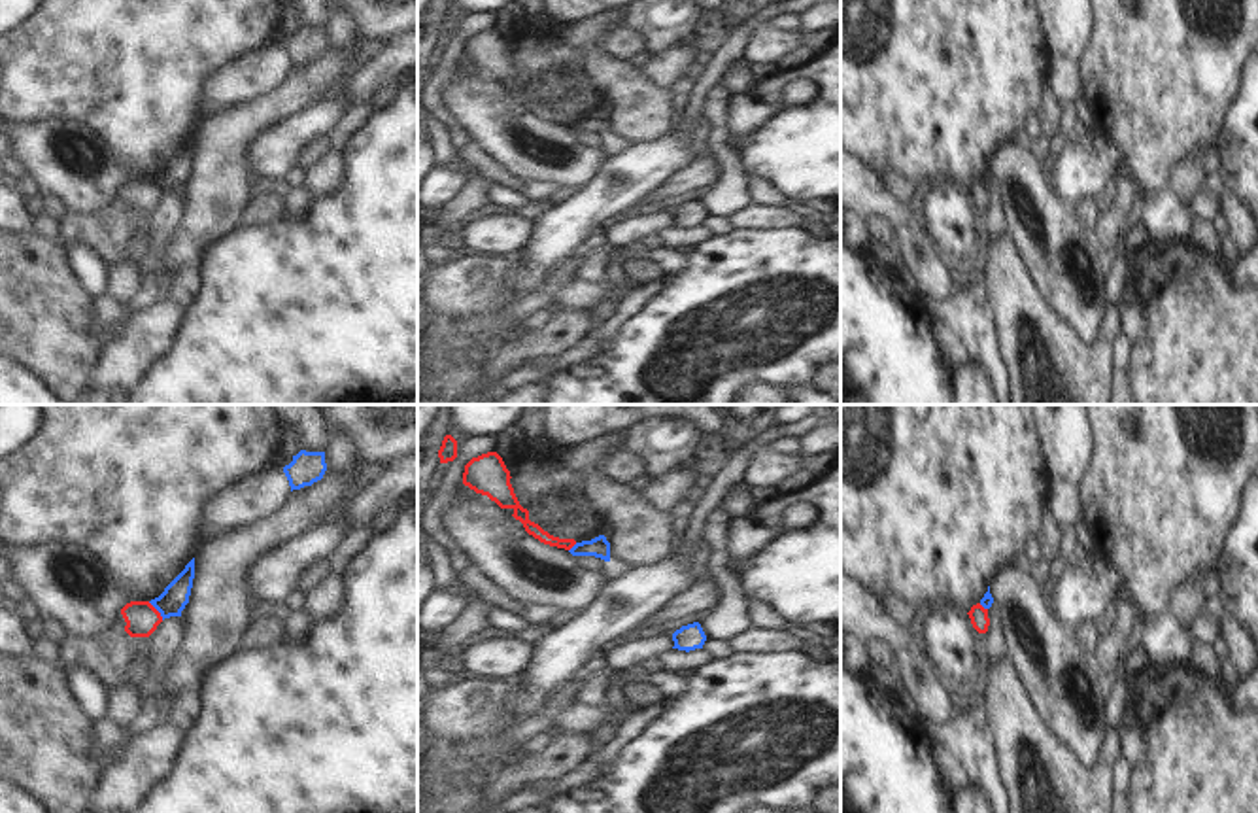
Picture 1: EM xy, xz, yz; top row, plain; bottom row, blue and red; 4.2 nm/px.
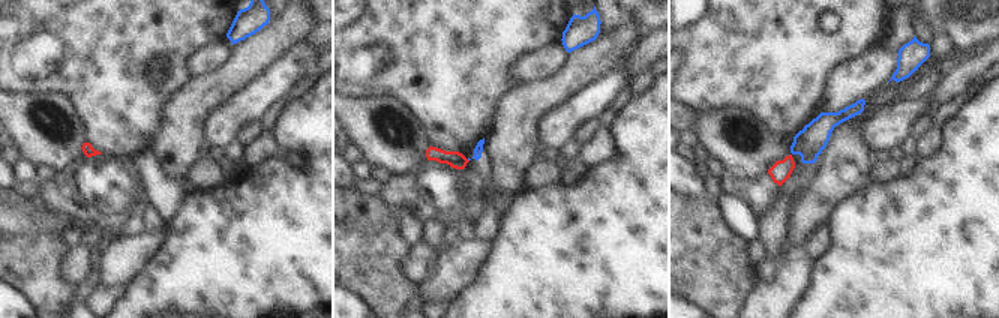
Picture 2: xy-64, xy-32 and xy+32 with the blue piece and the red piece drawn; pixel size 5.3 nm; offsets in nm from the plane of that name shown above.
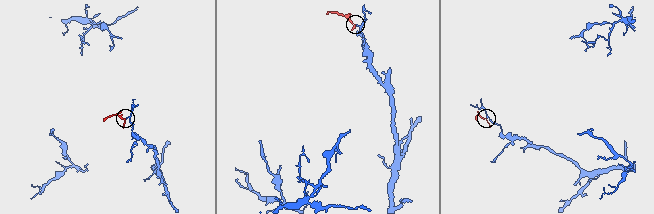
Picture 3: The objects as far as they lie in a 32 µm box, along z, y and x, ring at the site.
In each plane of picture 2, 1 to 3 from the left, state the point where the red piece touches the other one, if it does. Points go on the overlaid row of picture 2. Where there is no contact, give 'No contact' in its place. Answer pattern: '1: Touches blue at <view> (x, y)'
1: No contact
2: No contact
3: No contact

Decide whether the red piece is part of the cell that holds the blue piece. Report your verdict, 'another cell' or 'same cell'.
another cell

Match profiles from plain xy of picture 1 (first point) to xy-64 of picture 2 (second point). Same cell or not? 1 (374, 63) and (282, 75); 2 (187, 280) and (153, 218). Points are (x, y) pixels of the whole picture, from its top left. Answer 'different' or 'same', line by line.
1: different
2: same

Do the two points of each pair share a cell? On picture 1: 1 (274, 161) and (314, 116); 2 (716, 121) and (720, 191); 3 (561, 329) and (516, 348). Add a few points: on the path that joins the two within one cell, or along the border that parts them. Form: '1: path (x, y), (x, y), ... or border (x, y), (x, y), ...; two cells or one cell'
1: path (280, 150), (303, 127); one cell
2: path (718, 138), (726, 154), (726, 174); one cell
3: path (550, 335), (527, 345); one cell

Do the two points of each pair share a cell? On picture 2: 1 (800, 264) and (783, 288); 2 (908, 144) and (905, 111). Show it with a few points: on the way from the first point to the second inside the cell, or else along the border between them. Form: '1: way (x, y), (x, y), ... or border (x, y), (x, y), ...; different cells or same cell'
1: way (794, 270), (789, 282); same cell
2: border (908, 137), (897, 146); different cells

